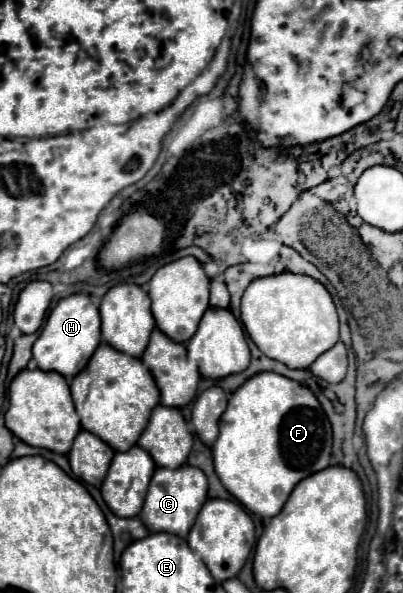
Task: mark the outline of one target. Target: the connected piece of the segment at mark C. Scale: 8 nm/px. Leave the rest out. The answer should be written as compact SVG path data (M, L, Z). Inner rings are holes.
M184 465L178 469L158 467L148 487L148 495L146 495L140 519L144 519L144 525L148 527L150 533L172 531L172 535L180 535L184 539L192 529L192 523L196 521L200 507L208 499L206 493L208 493L208 481L198 467L192 467L192 465Z

